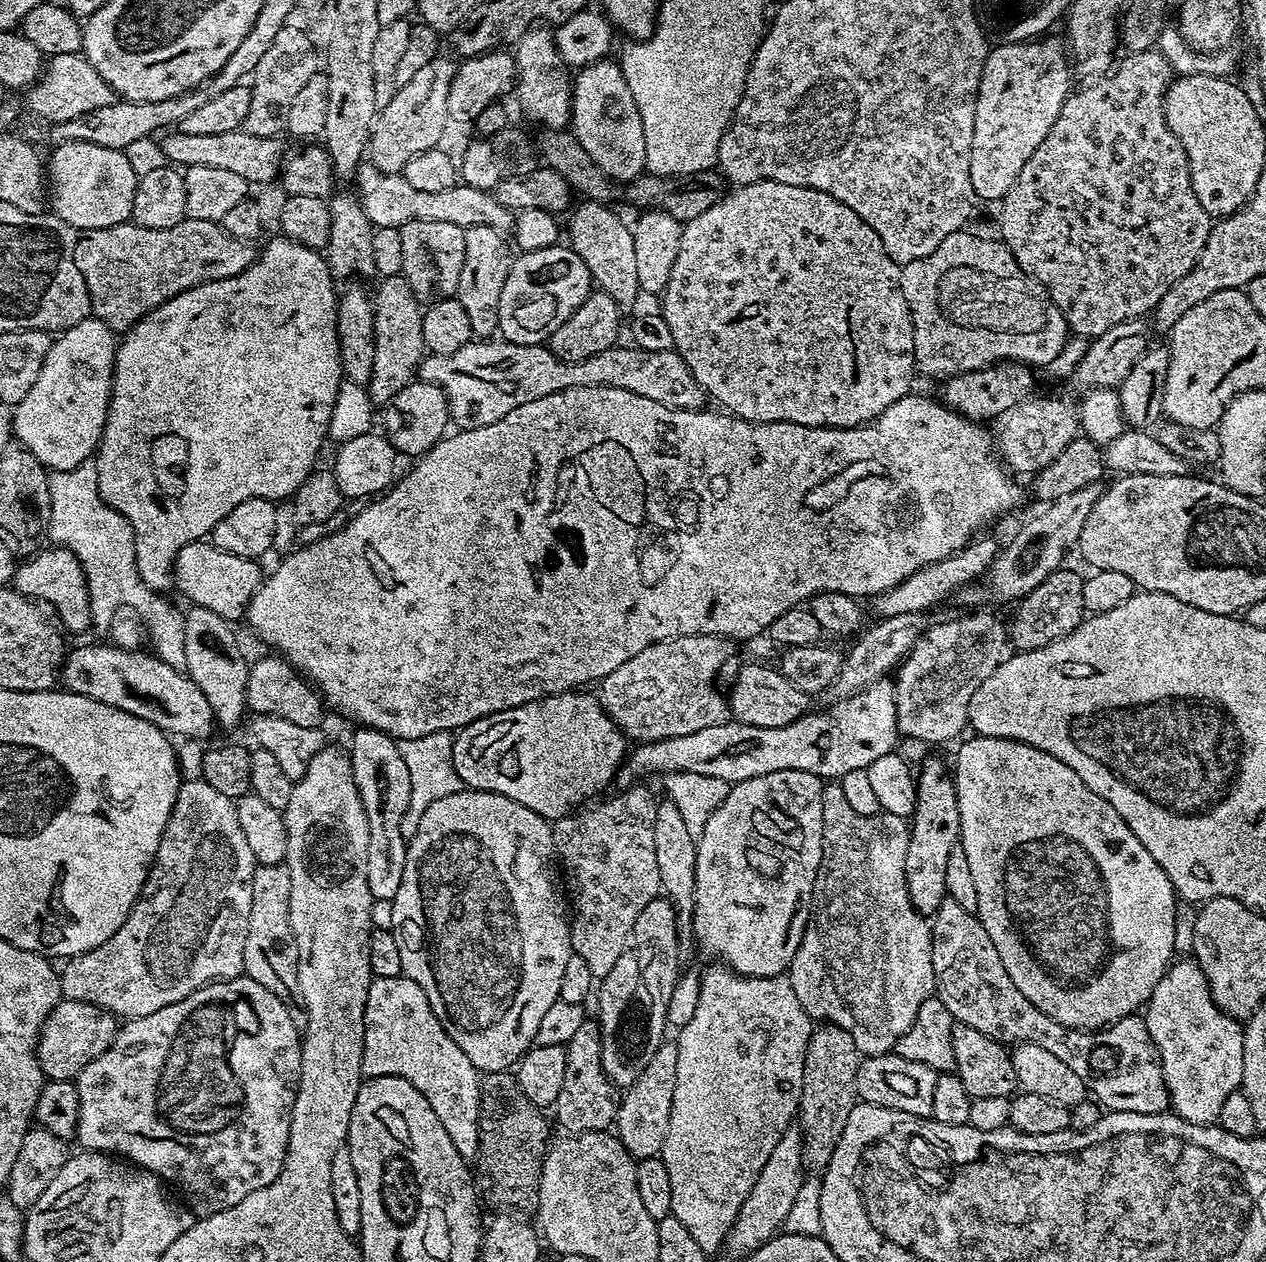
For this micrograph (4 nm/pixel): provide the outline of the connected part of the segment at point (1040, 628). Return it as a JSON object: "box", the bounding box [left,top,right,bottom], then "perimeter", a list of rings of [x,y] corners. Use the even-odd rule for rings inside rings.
{"box":[1006,566,1086,652],"perimeter":[[[1061,566],[1038,586],[1034,586],[1034,590],[1030,590],[1030,594],[1023,596],[1015,605],[1016,613],[1012,616],[1012,624],[1010,620],[1007,625],[1006,636],[1011,647],[1013,644],[1016,652],[1038,650],[1059,636],[1074,631],[1086,616],[1082,606],[1083,585],[1081,573],[1071,572],[1068,566]]]}

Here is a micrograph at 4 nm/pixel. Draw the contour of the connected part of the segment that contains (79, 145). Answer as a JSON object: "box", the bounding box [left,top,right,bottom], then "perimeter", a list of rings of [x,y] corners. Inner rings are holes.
{"box":[46,140,138,228],"perimeter":[[[66,140],[55,145],[52,157],[46,160],[46,184],[50,189],[50,208],[60,219],[75,228],[109,228],[127,224],[132,219],[134,190],[138,172],[132,169],[127,155],[118,150],[106,150],[106,146],[94,146],[90,142]]]}

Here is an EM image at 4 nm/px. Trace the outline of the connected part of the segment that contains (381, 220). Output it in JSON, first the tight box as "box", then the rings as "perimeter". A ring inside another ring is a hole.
{"box":[354,162,514,233],"perimeter":[[[364,162],[354,177],[354,183],[366,218],[377,229],[401,228],[406,222],[451,222],[453,226],[463,229],[490,226],[503,233],[514,224],[512,209],[502,206],[502,202],[498,202],[492,192],[478,190],[463,182],[450,186],[450,190],[418,190],[406,182],[404,175],[380,172],[370,162]]]}

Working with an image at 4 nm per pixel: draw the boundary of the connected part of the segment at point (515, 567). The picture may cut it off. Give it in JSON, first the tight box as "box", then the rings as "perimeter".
{"box":[246,386,1020,740],"perimeter":[[[578,386],[570,390],[562,390],[554,394],[546,394],[546,398],[534,398],[534,402],[526,402],[526,406],[518,406],[518,410],[510,410],[506,418],[498,422],[490,422],[490,426],[478,426],[477,428],[465,428],[453,431],[445,435],[444,439],[435,444],[425,456],[419,457],[416,464],[404,477],[402,475],[383,494],[369,499],[364,509],[349,522],[345,528],[332,532],[329,536],[320,536],[317,540],[309,542],[305,548],[289,551],[283,557],[284,560],[277,566],[276,572],[263,577],[259,590],[254,593],[248,603],[246,621],[256,631],[256,636],[264,644],[269,644],[269,649],[275,650],[283,656],[301,676],[305,677],[309,684],[313,685],[320,693],[325,705],[352,720],[357,720],[357,725],[365,728],[373,728],[391,736],[393,740],[409,740],[410,738],[422,738],[426,734],[435,732],[452,732],[465,728],[470,722],[481,720],[502,710],[510,710],[514,706],[522,706],[526,702],[540,700],[544,696],[558,696],[561,692],[571,692],[583,689],[588,683],[605,680],[622,662],[630,662],[634,654],[642,654],[646,646],[657,644],[663,640],[669,640],[675,636],[723,636],[725,640],[739,642],[739,640],[752,640],[755,636],[763,637],[768,627],[786,610],[803,605],[812,596],[819,592],[837,591],[855,598],[874,598],[902,582],[910,574],[919,568],[925,568],[931,564],[937,564],[942,558],[952,555],[953,552],[961,552],[973,543],[975,534],[979,528],[995,522],[999,516],[1004,516],[1020,500],[1020,488],[1014,481],[1008,480],[1009,473],[1005,465],[994,455],[994,440],[983,423],[967,420],[947,408],[939,399],[931,400],[928,396],[915,396],[909,394],[898,398],[894,406],[886,406],[886,410],[872,423],[863,424],[857,428],[823,428],[822,426],[802,426],[794,422],[770,422],[769,424],[754,424],[750,420],[741,420],[738,416],[721,414],[719,411],[708,412],[701,410],[678,410],[670,406],[662,406],[662,402],[654,402],[650,398],[642,398],[642,394],[634,394],[630,390],[611,388],[610,386]]]}

